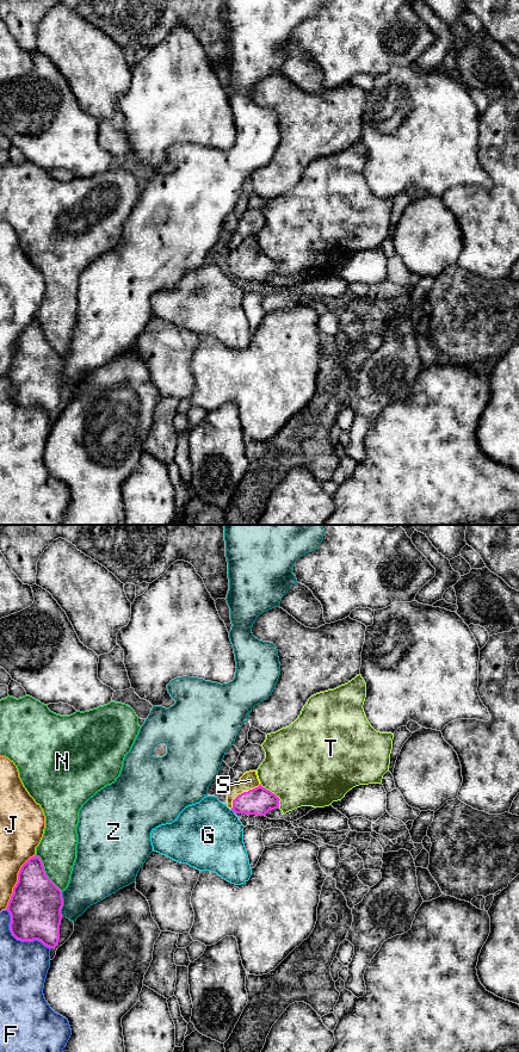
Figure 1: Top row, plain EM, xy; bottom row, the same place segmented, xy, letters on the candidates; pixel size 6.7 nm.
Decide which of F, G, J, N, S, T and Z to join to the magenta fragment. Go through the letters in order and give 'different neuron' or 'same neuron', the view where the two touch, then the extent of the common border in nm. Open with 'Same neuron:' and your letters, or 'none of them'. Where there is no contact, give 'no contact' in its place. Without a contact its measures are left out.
Same neuron: S
F: different neuron; contact in xy; length 400 nm
G: different neuron; contact in xy; length 50 nm
J: different neuron; contact in xy; length 420 nm
N: different neuron; contact in xy; length 320 nm
S: same neuron; contact in xy; length 260 nm
T: different neuron; contact in xy; length 220 nm
Z: different neuron; contact in xy; length 180 nm

